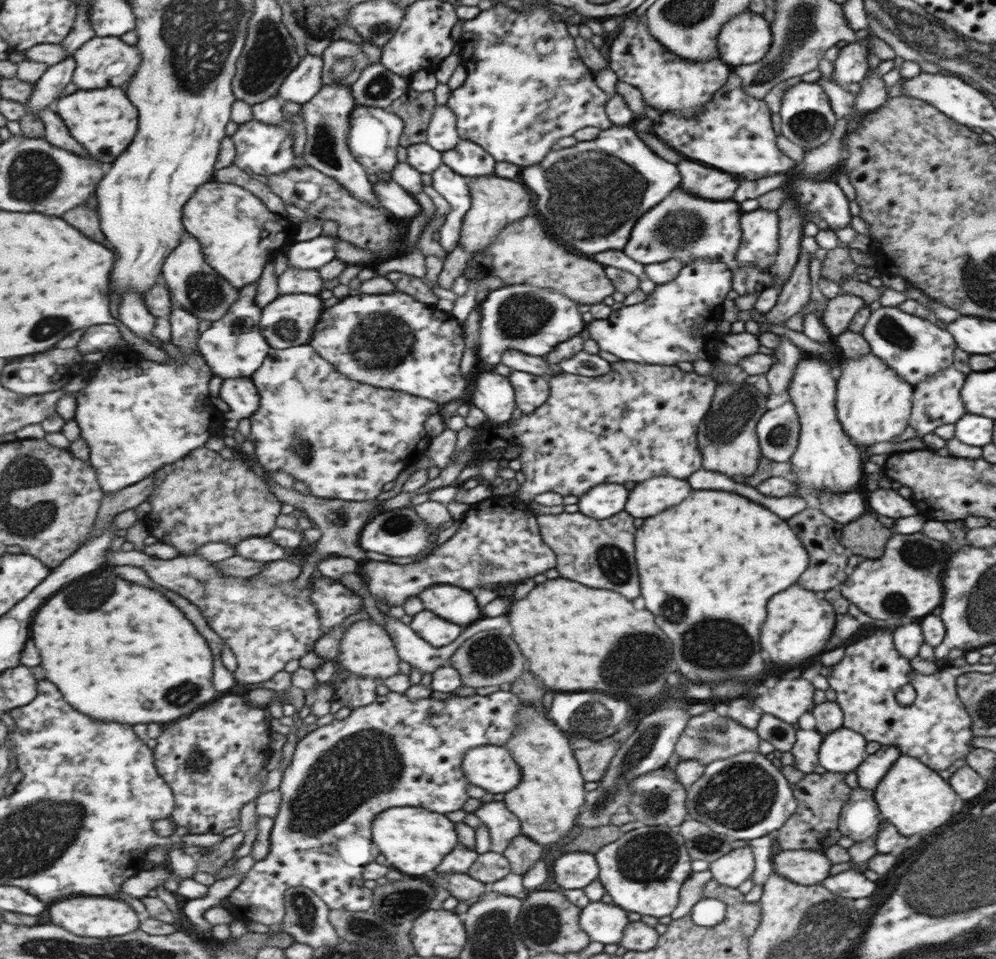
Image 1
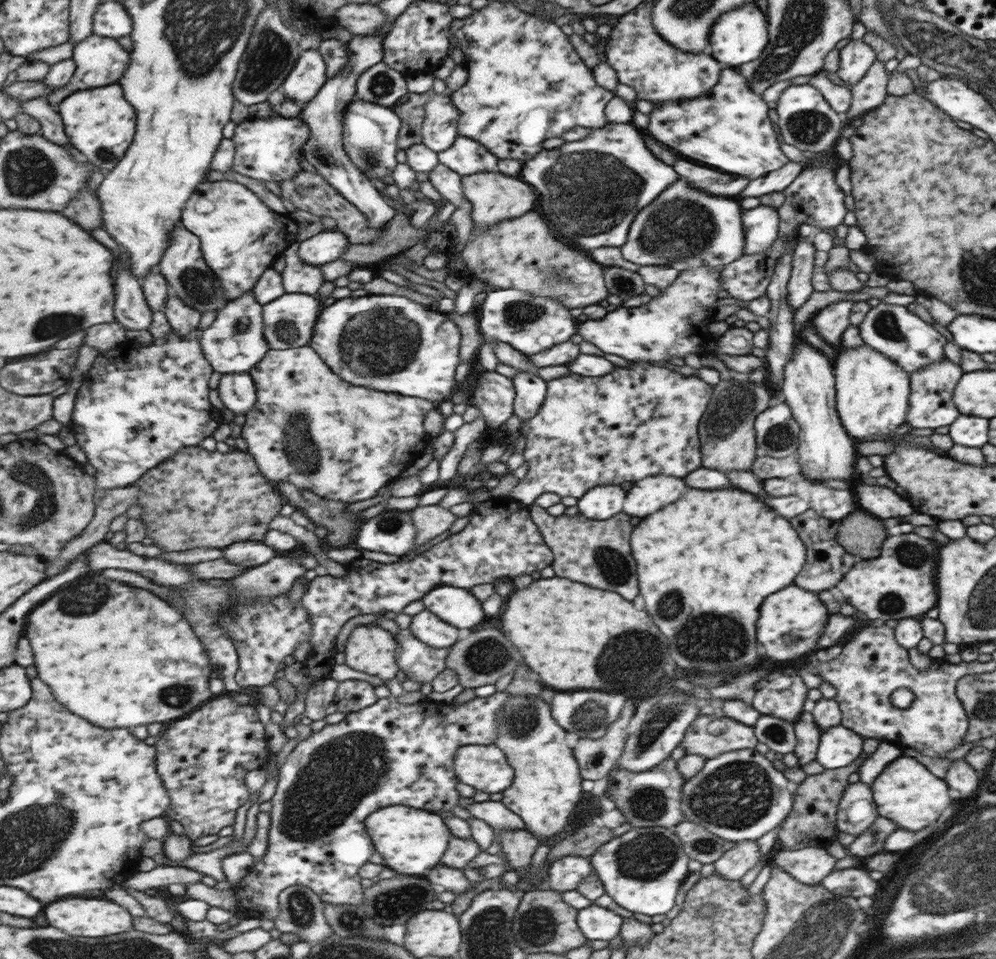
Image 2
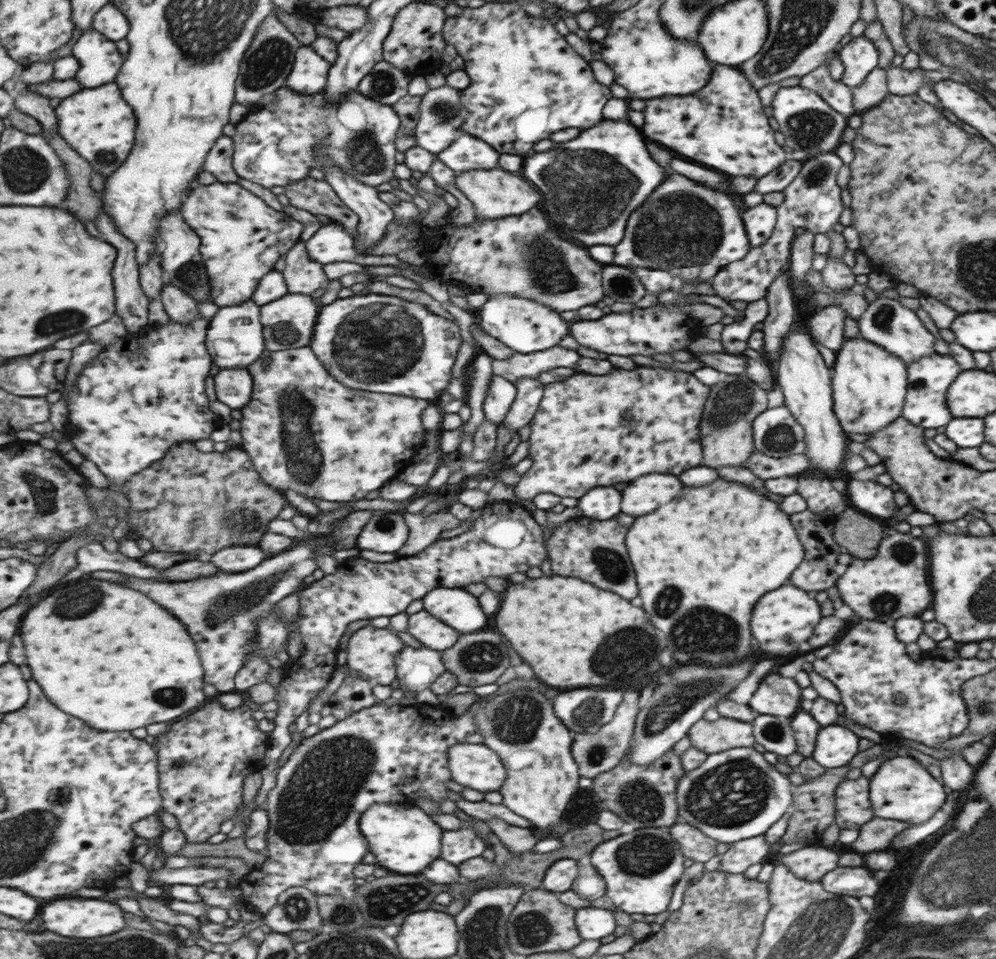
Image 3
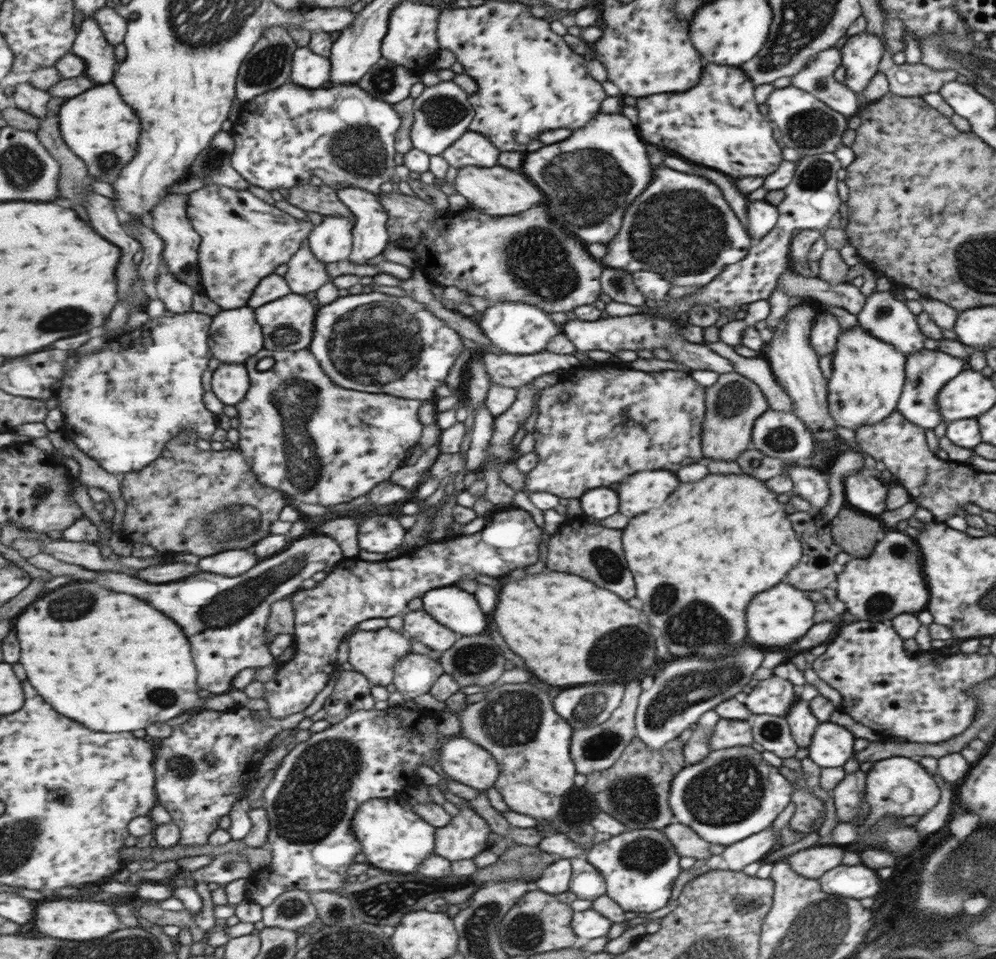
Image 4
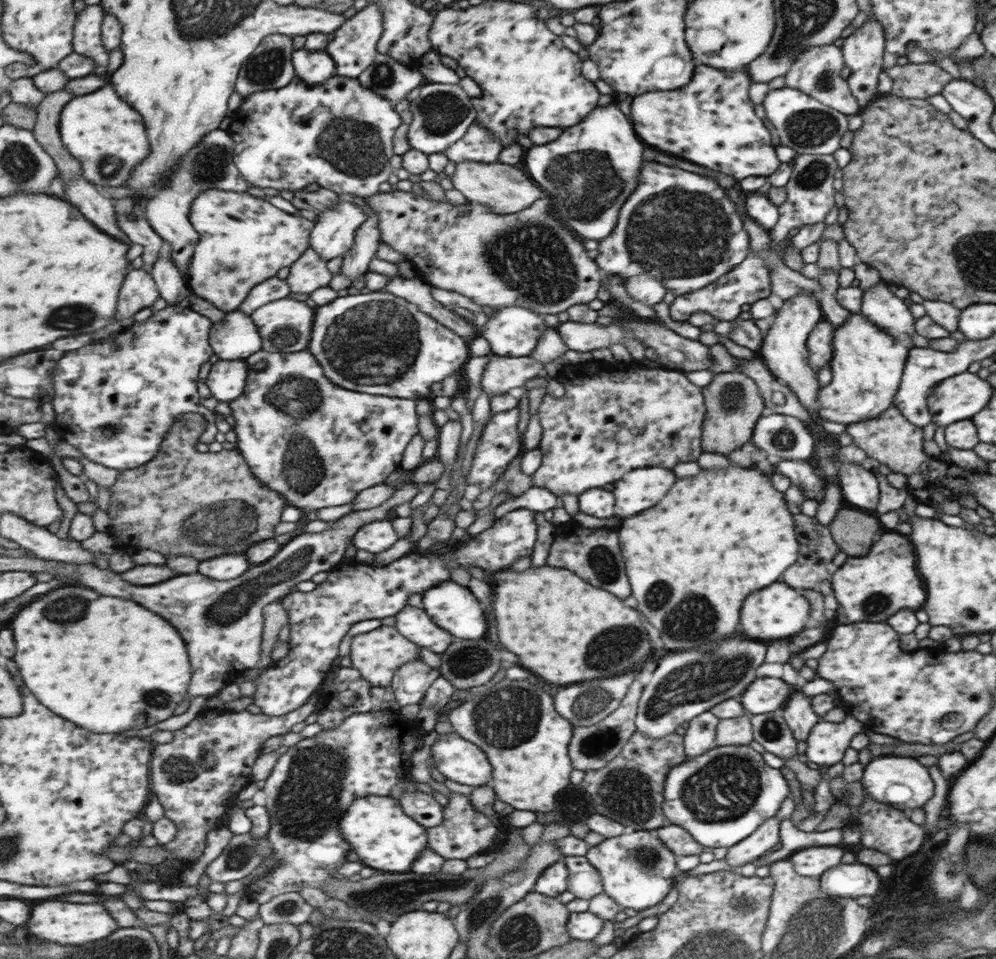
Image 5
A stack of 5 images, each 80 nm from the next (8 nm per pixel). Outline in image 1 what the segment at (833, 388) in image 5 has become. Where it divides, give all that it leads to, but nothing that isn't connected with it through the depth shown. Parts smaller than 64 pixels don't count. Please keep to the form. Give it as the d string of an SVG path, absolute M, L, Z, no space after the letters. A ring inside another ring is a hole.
M870 352L857 358L840 358L839 360L839 422L843 422L843 430L861 449L875 442L891 441L908 426L911 410L912 387L902 379L882 359Z

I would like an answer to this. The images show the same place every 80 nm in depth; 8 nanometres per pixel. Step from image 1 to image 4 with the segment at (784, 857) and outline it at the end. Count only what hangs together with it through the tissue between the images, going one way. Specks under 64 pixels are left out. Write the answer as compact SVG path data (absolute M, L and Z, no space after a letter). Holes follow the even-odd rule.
M814 844L785 856L785 862L791 866L795 874L803 878L818 879L823 873L841 865L843 853L840 846Z

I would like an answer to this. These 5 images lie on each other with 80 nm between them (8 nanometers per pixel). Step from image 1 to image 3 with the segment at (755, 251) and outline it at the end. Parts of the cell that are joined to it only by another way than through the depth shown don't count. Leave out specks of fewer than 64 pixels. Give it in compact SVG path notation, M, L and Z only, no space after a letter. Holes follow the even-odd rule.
M759 203L743 212L742 222L746 227L746 235L751 248L757 248L771 234L776 223L776 207Z

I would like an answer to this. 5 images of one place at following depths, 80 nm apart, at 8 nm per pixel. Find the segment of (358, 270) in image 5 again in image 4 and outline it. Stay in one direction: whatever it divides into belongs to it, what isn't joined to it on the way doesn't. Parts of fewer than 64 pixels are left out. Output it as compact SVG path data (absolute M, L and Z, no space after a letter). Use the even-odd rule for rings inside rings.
M342 186L338 195L358 218L353 228L354 249L349 261L365 265L367 260L379 256L390 244L389 213L380 203L379 195L358 186Z

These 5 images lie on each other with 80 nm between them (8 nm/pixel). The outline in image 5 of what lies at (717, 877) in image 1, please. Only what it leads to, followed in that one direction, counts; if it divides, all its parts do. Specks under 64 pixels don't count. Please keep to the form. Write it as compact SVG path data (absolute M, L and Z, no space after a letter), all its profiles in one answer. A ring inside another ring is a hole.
M777 817L766 818L749 837L743 838L737 845L730 846L723 858L727 867L738 868L773 850L773 846L778 842L779 825L780 820Z

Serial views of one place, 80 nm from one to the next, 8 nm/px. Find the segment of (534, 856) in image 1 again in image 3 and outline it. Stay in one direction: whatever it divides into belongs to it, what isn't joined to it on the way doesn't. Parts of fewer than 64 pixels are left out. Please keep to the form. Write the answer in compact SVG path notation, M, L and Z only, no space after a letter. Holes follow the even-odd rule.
M487 819L485 824L490 828L490 832L502 842L509 854L525 852L525 850L533 848L533 845L538 841L538 837L533 834L530 828L511 826L499 819Z

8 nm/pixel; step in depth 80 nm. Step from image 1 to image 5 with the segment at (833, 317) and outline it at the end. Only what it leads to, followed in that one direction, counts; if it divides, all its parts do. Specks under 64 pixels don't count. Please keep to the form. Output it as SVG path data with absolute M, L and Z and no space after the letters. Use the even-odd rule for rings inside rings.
M829 321L818 322L813 332L809 334L807 349L809 351L809 363L815 370L827 365L833 356L833 334L835 326Z

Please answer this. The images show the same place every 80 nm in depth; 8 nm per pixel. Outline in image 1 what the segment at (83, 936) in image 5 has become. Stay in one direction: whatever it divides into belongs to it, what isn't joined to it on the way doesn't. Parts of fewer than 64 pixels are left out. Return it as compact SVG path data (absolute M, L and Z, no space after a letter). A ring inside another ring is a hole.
M81 896L81 898L71 898L71 900L63 900L51 906L49 910L51 914L51 922L59 924L67 930L71 930L73 934L79 936L89 936L89 938L110 938L115 936L123 936L129 932L139 930L139 914L121 900L111 900L111 898L89 898L89 896Z

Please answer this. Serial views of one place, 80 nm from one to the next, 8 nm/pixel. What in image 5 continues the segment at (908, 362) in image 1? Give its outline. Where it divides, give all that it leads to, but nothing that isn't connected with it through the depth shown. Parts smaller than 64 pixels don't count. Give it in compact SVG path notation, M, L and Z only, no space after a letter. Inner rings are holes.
M883 280L862 291L859 313L888 335L906 342L909 348L914 346L911 342L914 318L903 299L895 297Z

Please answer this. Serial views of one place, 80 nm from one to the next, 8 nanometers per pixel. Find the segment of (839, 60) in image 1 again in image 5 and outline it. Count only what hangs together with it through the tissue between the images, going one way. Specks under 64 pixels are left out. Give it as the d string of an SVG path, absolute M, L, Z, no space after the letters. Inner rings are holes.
M865 20L857 30L843 39L841 44L842 59L845 60L849 70L846 82L850 85L850 93L857 99L858 104L863 108L877 96L878 76L883 71L882 62L885 60L885 31L879 22Z

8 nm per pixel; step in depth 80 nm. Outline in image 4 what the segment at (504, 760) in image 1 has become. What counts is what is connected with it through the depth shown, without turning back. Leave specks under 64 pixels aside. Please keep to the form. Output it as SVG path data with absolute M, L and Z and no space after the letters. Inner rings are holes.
M451 738L442 744L438 768L446 779L478 791L493 787L498 775L498 763L489 752L465 738Z

